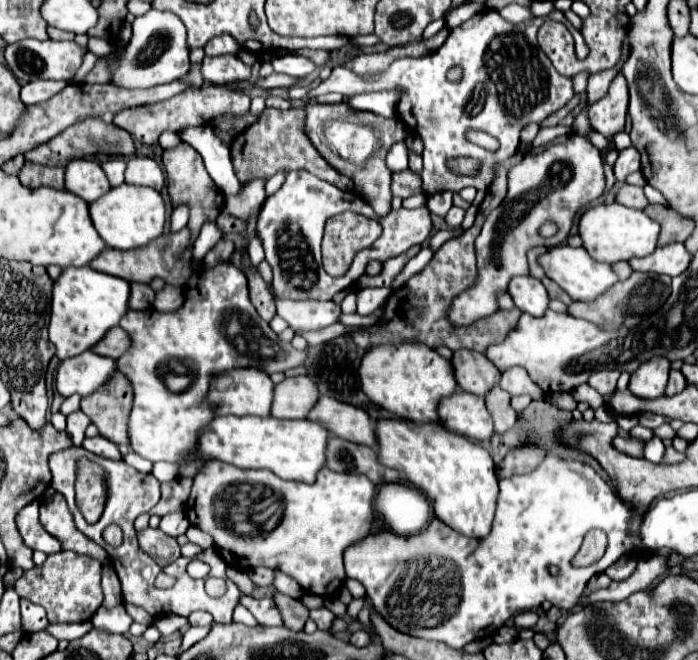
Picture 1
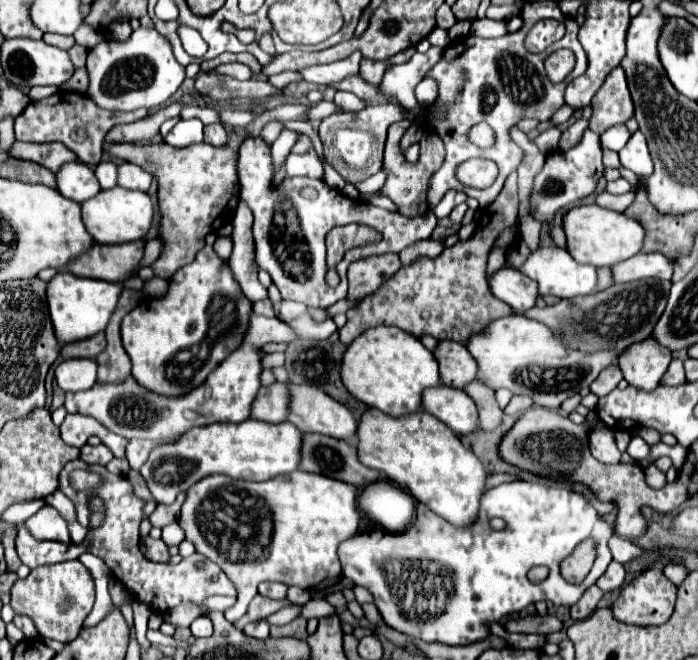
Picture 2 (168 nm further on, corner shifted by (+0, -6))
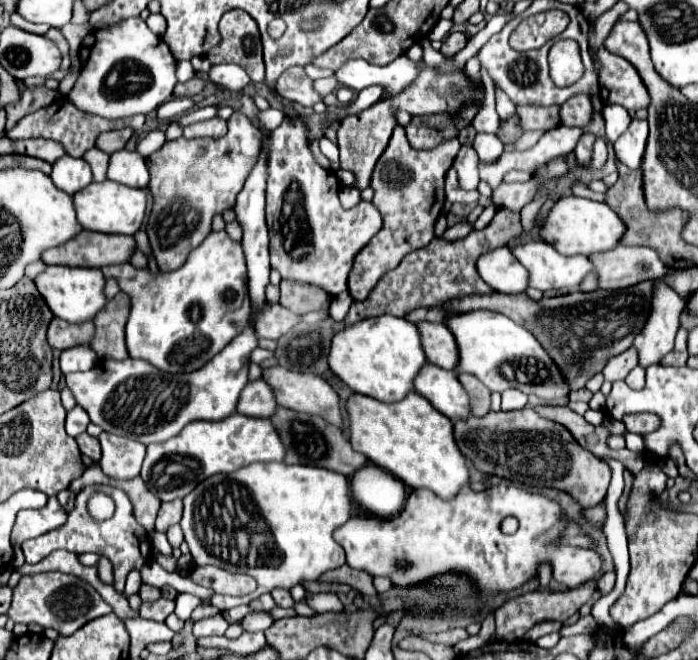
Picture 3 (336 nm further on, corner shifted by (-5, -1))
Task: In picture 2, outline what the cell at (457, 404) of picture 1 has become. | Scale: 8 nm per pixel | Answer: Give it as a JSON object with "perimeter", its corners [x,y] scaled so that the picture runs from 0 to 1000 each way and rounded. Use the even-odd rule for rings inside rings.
{"perimeter":[[[617,588],[606,600],[606,621],[638,639],[652,658],[681,658],[686,652],[686,630],[678,603],[652,588]]]}

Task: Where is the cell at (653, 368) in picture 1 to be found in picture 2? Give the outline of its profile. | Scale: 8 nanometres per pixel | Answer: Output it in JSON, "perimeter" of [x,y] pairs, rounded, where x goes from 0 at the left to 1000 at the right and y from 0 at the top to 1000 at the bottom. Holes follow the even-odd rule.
{"perimeter":[[[921,515],[915,521],[901,524],[901,539],[890,545],[887,558],[904,585],[921,594],[933,594],[947,582],[958,548],[961,533],[956,527],[936,521],[936,515]]]}

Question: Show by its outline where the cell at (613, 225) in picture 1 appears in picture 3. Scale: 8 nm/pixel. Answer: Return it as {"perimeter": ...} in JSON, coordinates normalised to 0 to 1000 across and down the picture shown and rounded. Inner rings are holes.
{"perimeter":[[[822,295],[799,302],[782,326],[774,326],[771,344],[777,365],[791,371],[805,386],[848,386],[848,383],[874,380],[885,371],[888,356],[894,356],[897,350],[894,338],[868,308],[831,302]]]}

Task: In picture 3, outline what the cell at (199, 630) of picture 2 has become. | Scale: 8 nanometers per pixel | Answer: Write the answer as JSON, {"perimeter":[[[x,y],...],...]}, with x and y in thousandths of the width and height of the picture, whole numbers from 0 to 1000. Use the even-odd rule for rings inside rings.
{"perimeter":[[[307,932],[289,941],[281,941],[275,959],[278,965],[301,965],[301,962],[321,962],[324,953],[327,953],[327,941],[318,932]]]}

